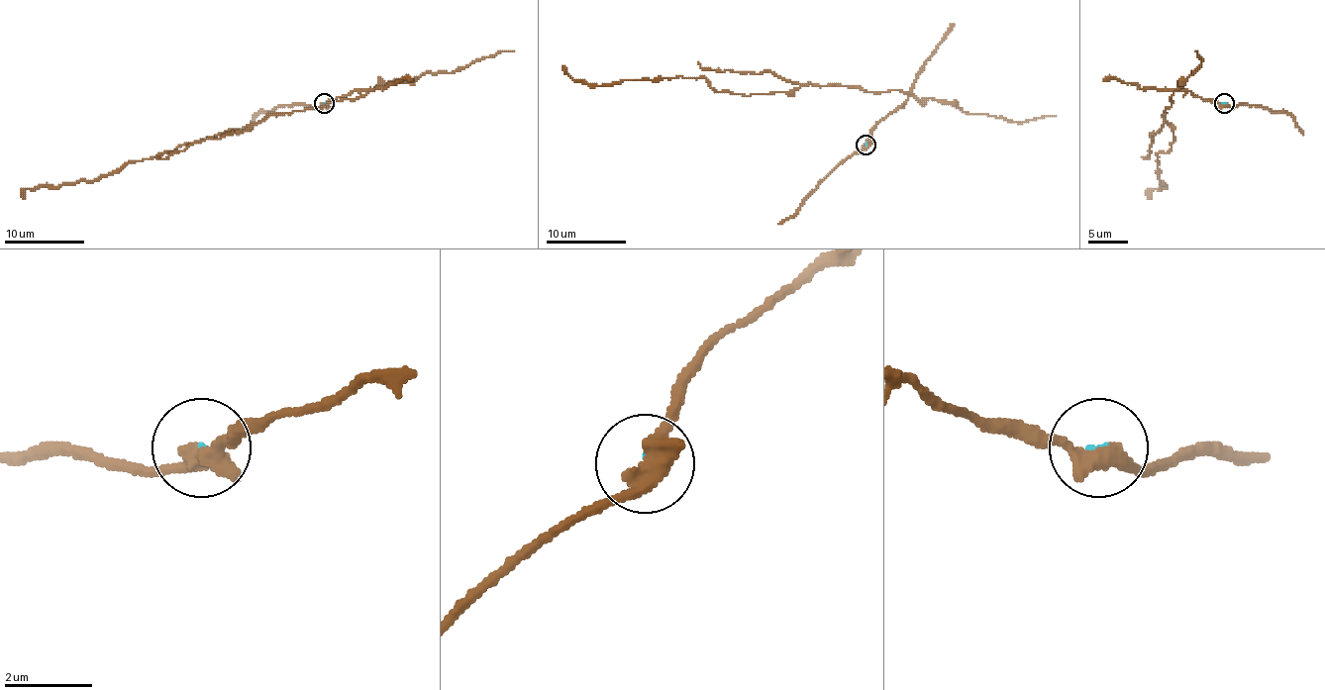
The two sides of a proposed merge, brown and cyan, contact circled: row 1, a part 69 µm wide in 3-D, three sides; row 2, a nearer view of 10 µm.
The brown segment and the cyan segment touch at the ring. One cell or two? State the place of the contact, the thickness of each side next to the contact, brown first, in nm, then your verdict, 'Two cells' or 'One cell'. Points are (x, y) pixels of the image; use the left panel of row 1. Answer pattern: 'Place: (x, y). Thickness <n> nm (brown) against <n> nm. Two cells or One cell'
Place: (324, 103). Thickness 440 nm (brown) against 70 nm. Two cells

